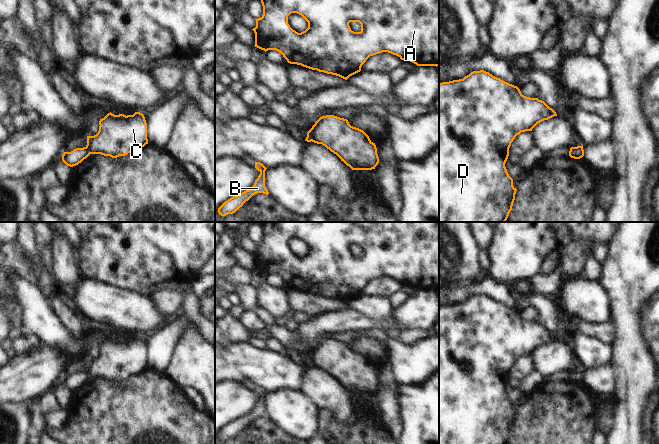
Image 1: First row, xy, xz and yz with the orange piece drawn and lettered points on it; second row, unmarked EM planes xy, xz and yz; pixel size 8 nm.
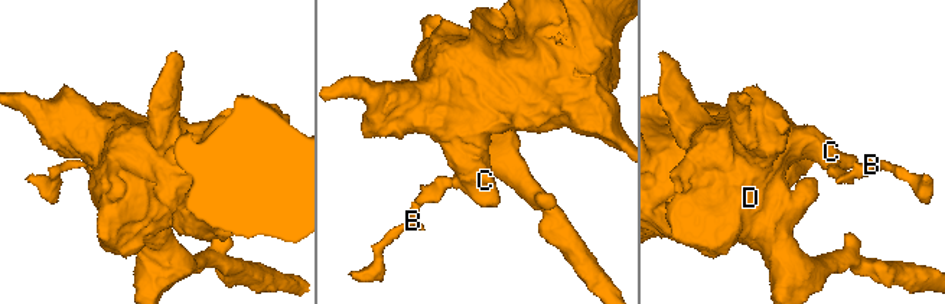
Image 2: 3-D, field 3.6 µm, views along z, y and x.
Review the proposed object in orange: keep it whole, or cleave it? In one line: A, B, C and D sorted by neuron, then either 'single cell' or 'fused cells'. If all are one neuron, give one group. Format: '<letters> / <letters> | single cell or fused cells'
A C D / B | fused cells

